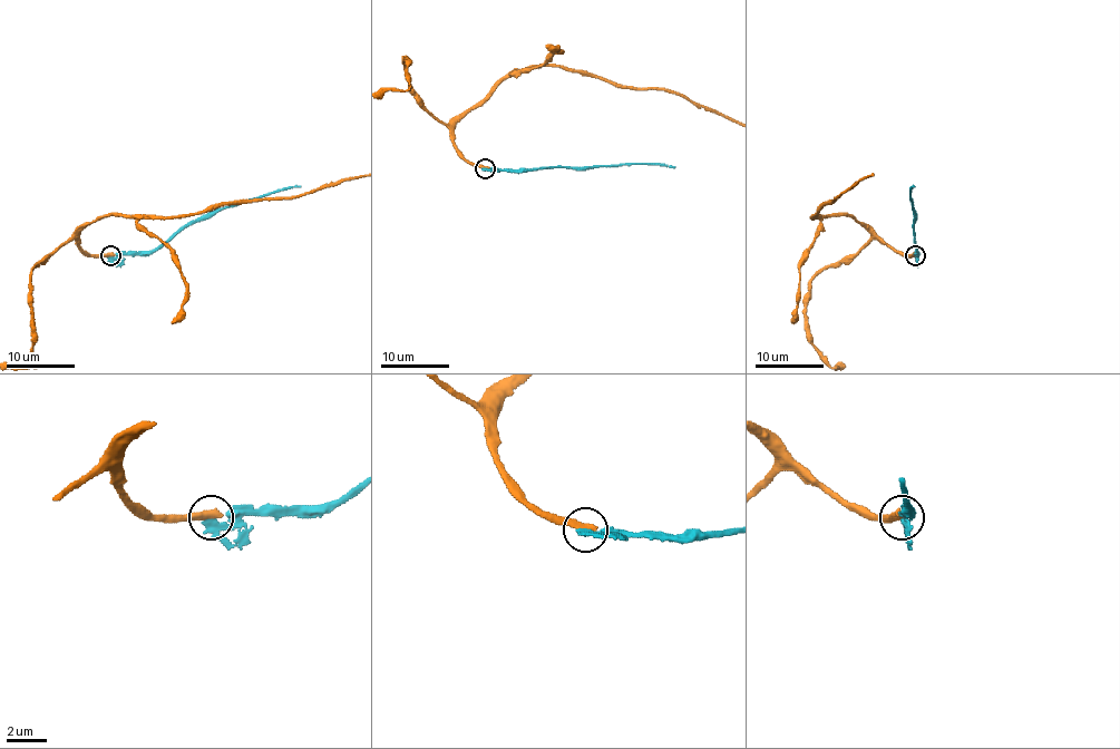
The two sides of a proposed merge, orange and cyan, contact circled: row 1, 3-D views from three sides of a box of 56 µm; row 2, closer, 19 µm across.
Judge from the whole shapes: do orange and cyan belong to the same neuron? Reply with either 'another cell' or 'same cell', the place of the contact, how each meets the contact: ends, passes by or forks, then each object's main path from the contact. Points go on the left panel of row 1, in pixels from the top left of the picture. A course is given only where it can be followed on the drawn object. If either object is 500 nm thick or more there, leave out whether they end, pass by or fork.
same cell | (110, 255) | orange ends | cyan passes by | orange via (110, 255), (79, 246), (79, 233), (107, 215), (193, 215) | cyan via (110, 255), (148, 255), (190, 224), (222, 208), (300, 186)

